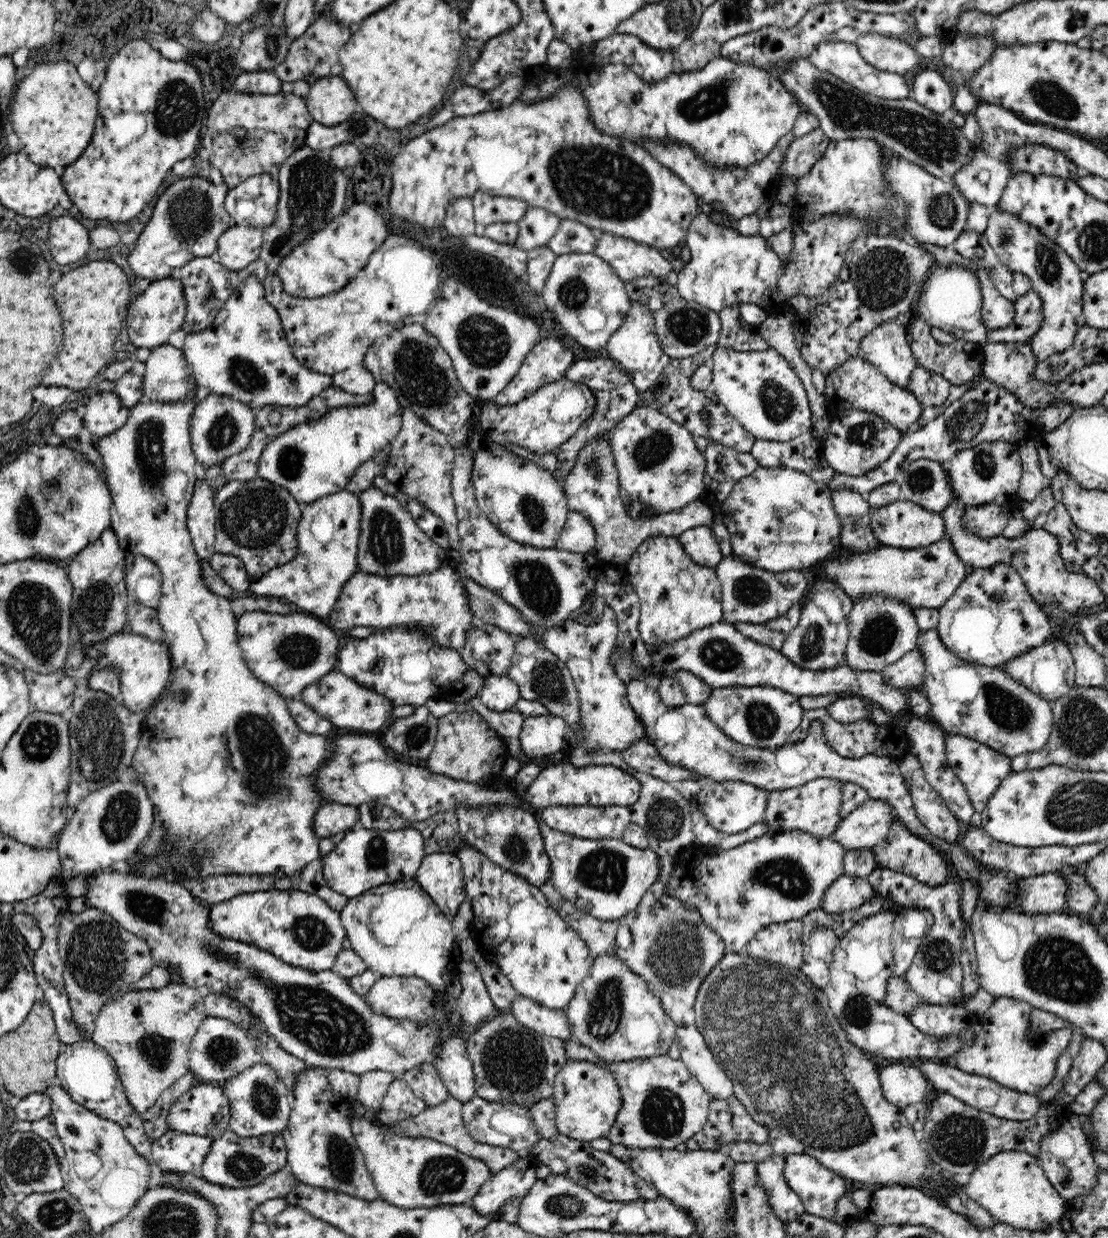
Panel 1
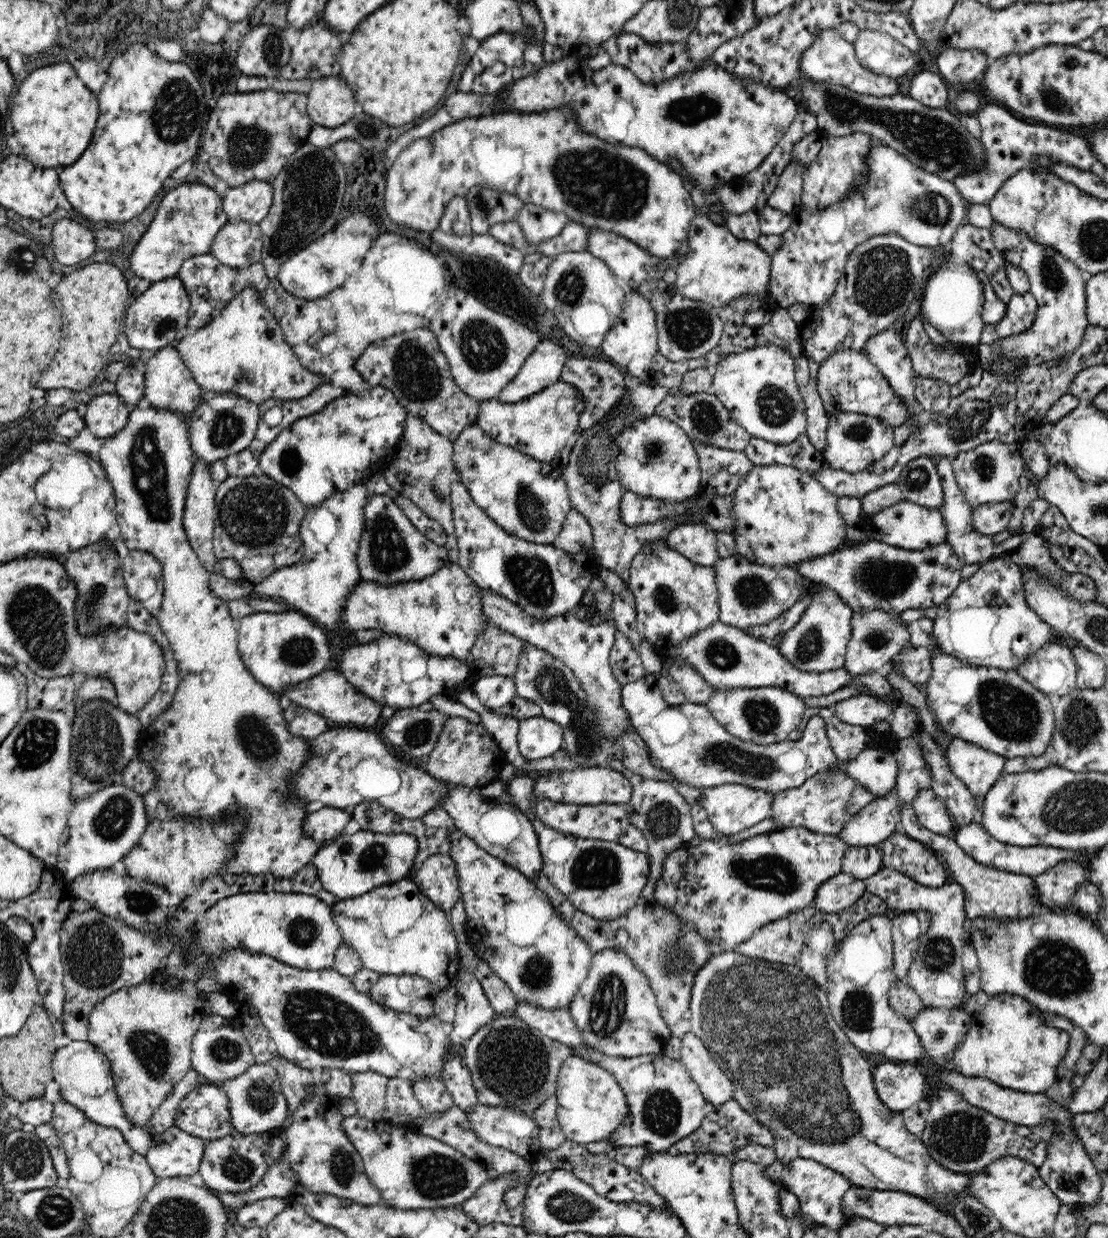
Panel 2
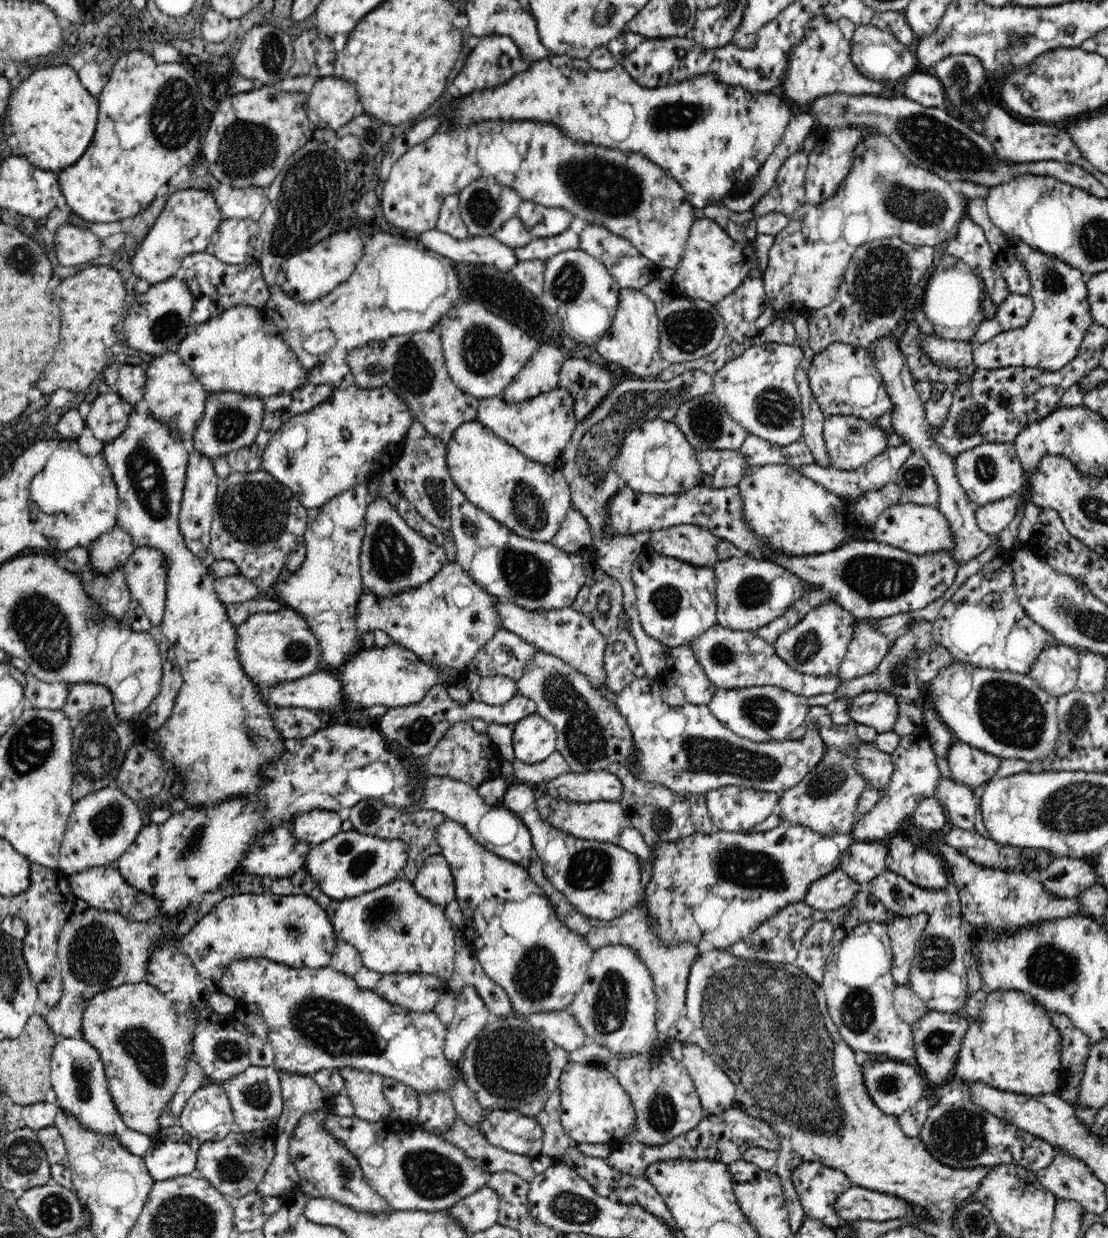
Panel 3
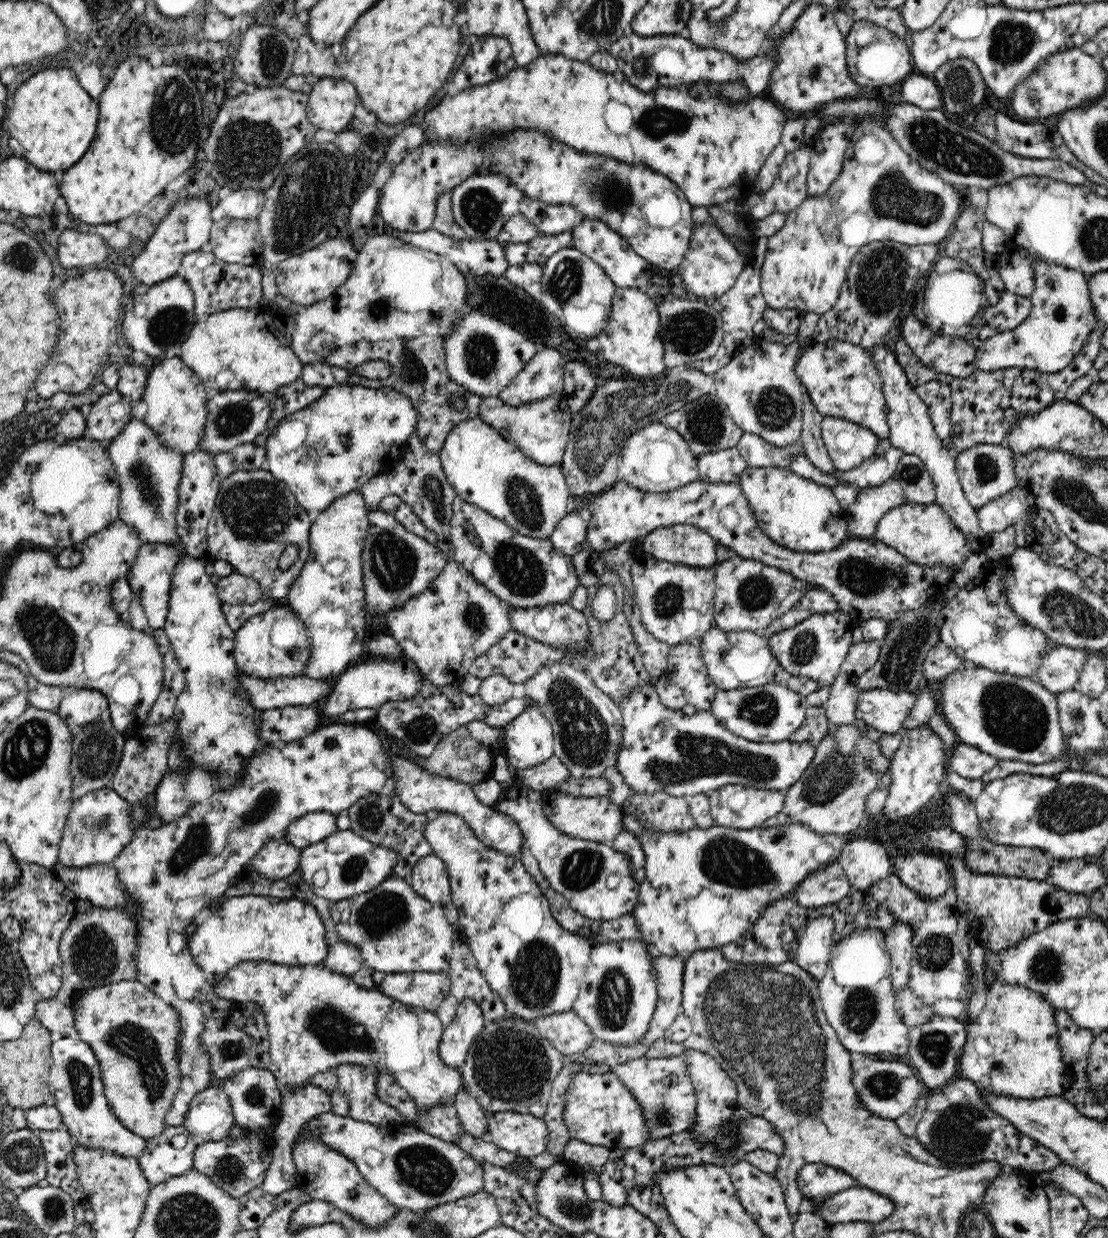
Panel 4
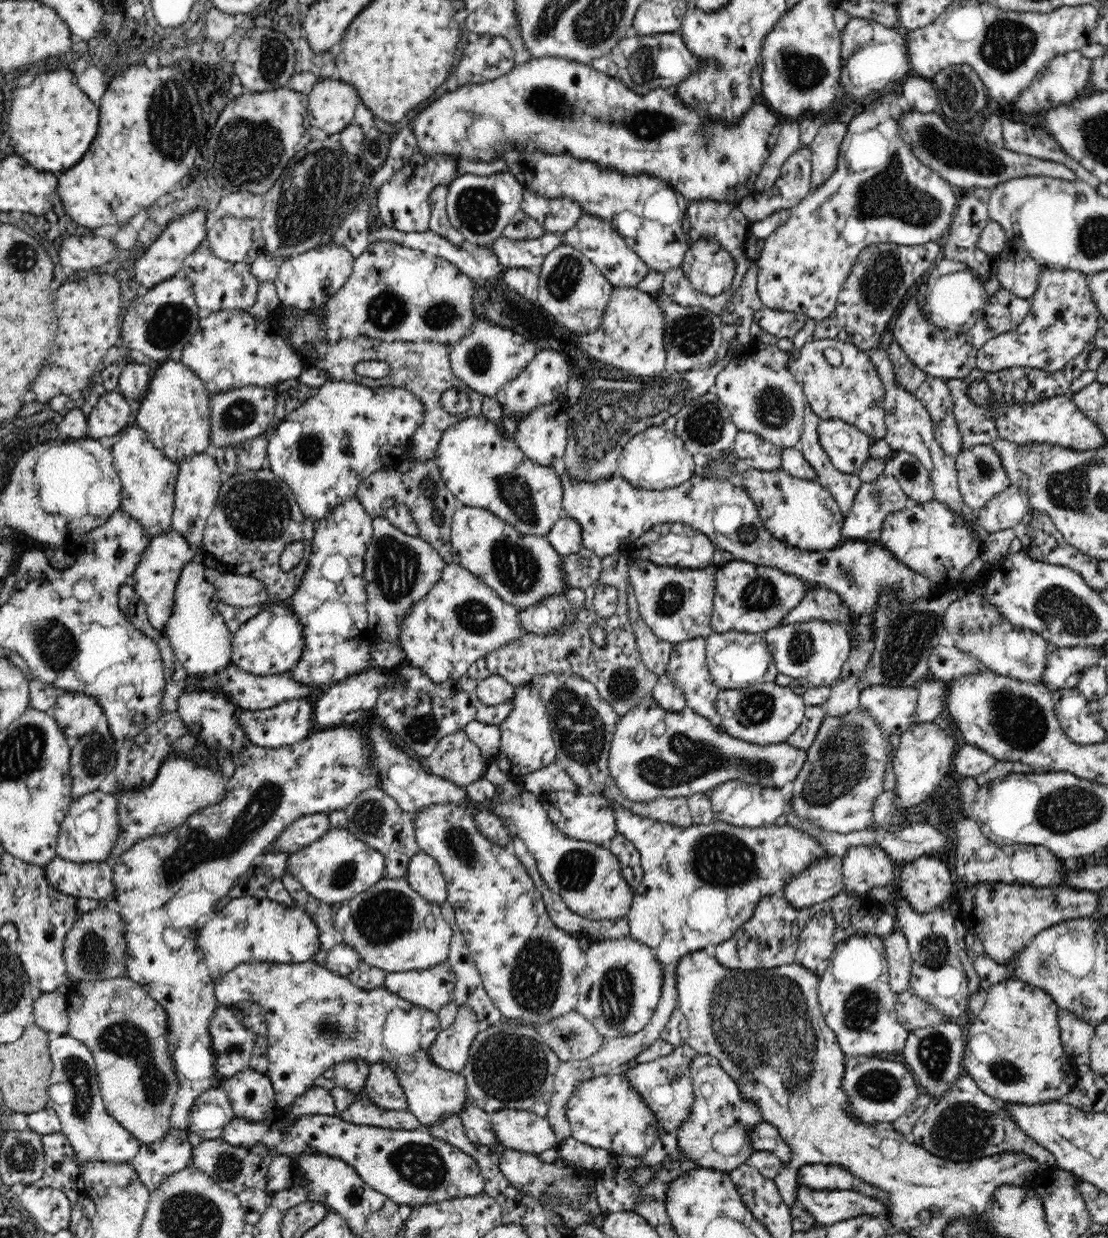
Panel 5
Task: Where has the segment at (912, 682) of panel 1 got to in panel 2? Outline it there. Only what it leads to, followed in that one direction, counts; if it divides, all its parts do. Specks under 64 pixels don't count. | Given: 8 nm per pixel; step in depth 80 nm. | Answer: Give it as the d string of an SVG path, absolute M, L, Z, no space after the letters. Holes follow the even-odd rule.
M936 644L916 647L904 653L899 653L895 660L899 660L897 668L901 673L918 686L923 685L931 675L931 656L935 653Z

